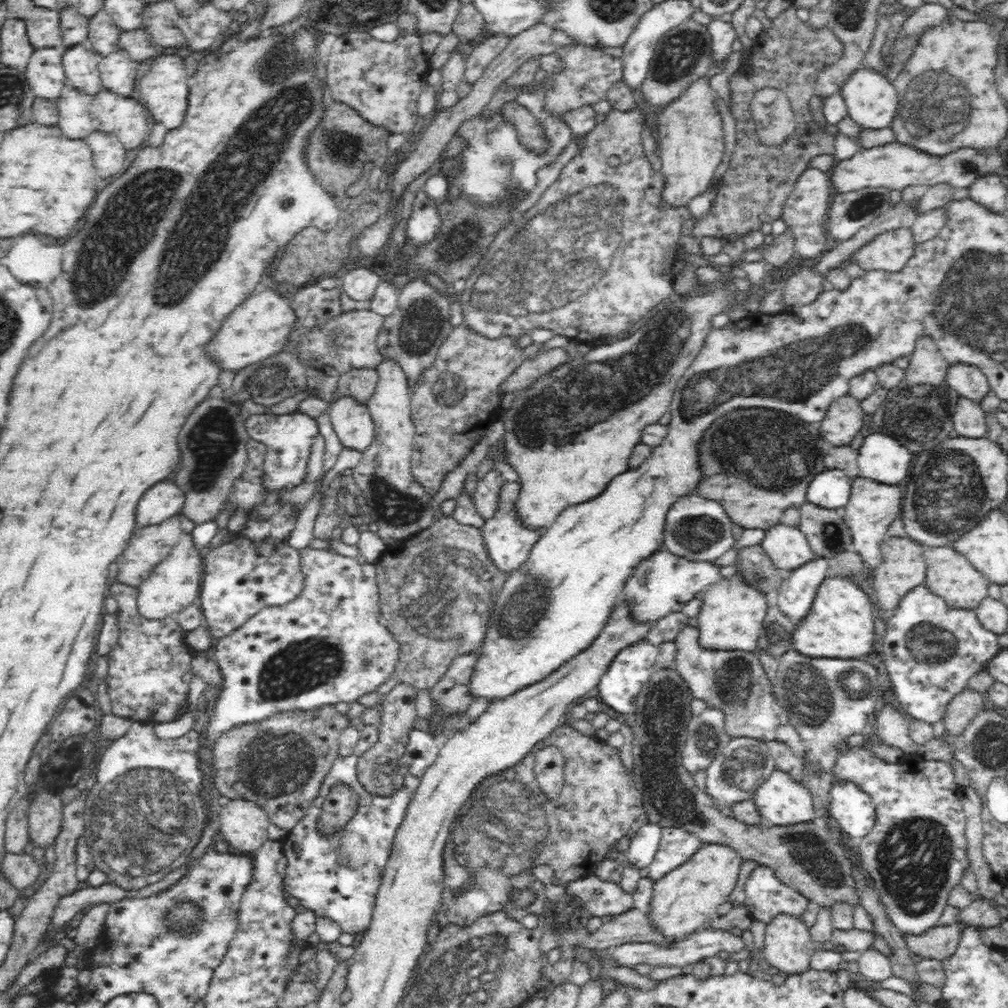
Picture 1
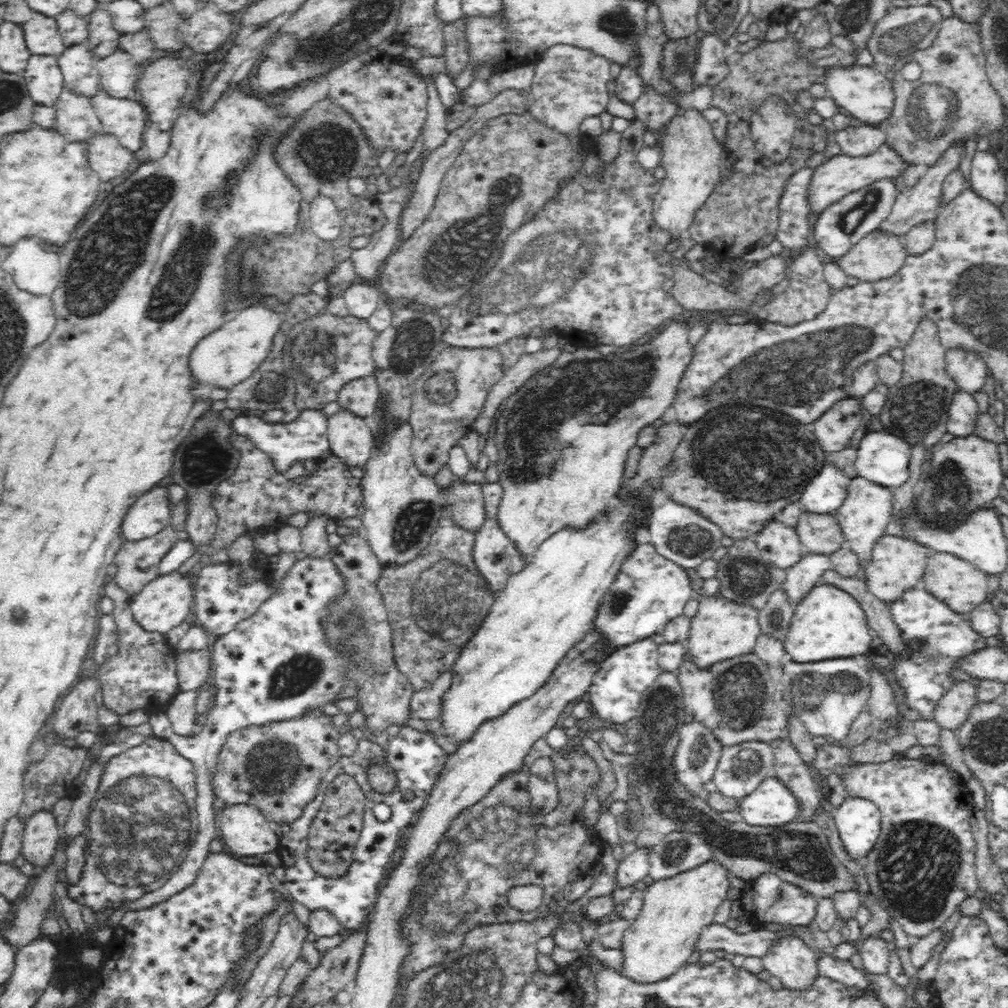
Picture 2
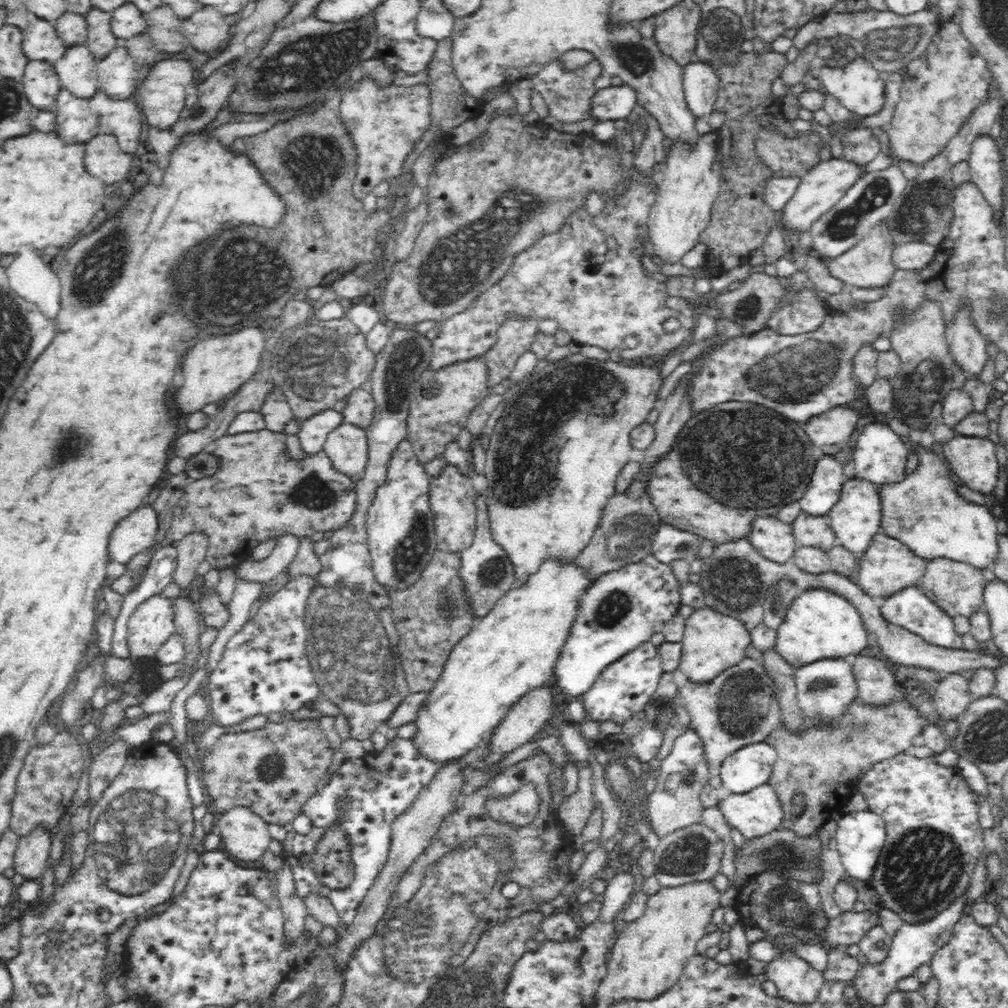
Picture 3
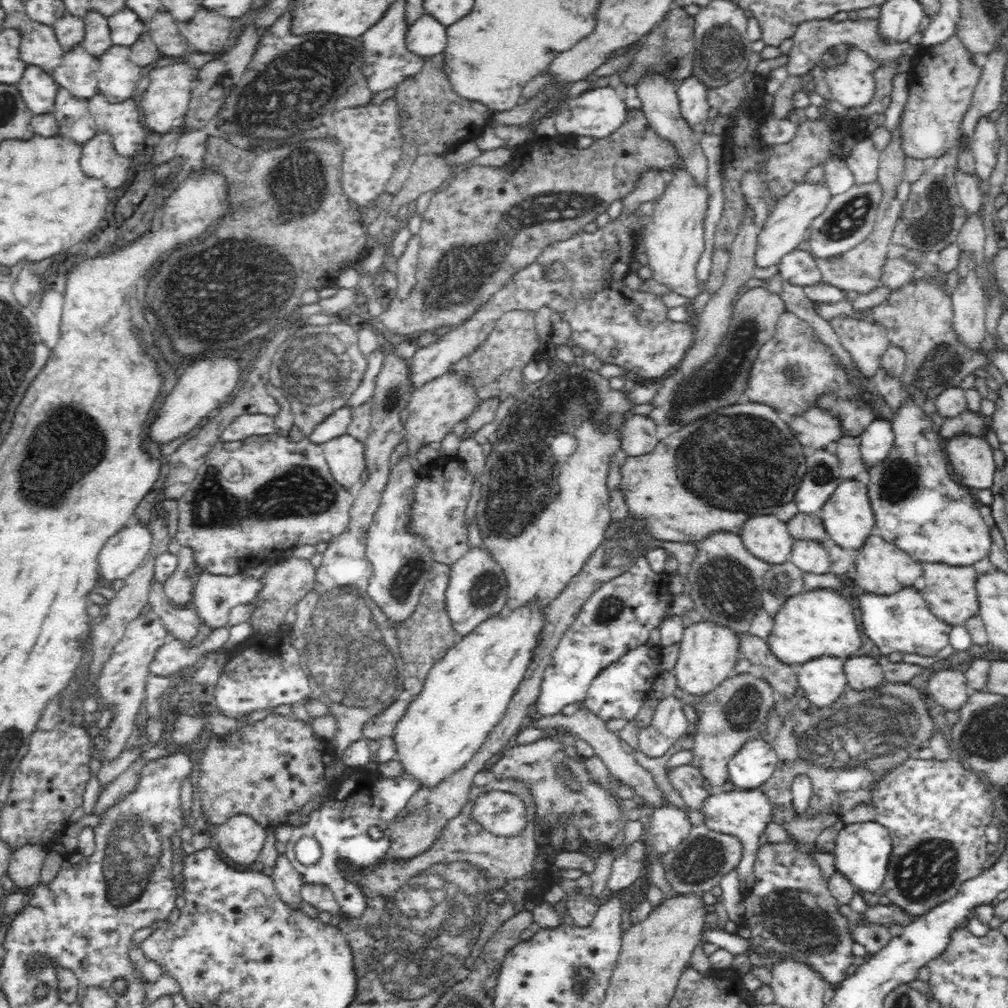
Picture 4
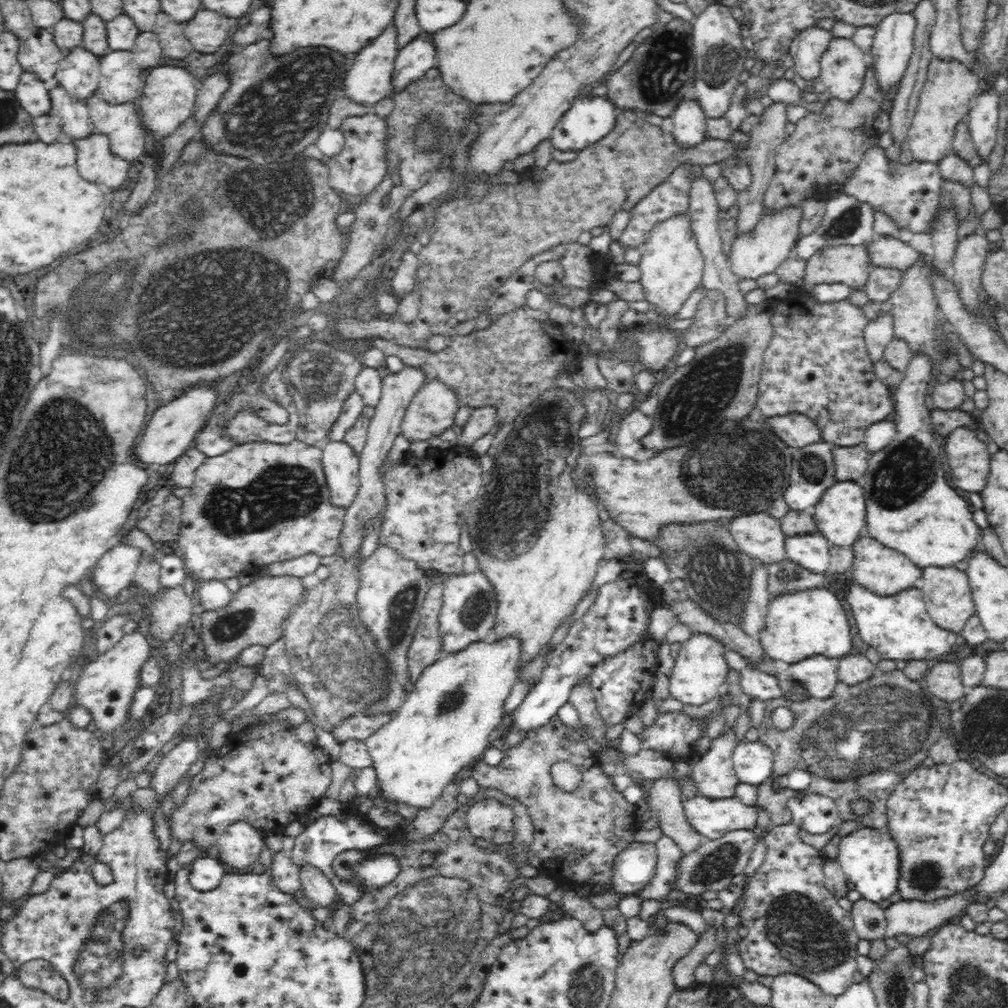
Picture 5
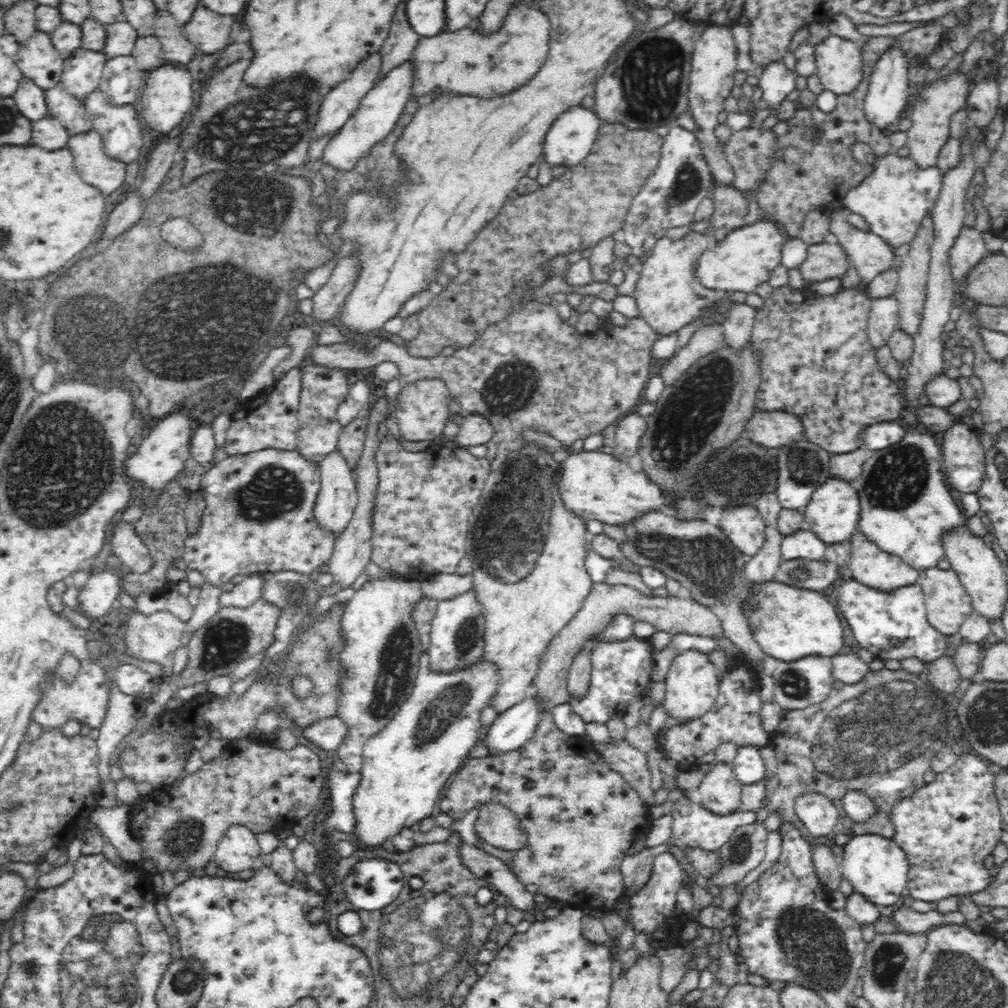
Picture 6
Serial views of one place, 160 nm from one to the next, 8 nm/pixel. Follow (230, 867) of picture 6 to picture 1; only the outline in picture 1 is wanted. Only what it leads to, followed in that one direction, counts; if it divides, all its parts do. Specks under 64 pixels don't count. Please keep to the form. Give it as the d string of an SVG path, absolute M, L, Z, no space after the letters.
M230 799L218 814L220 834L234 848L250 853L268 839L270 817L255 802Z

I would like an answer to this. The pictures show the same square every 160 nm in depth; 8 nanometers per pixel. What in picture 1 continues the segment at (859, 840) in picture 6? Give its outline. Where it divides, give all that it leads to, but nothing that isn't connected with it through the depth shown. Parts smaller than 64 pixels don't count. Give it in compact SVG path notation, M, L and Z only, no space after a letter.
M836 780L829 790L830 814L840 828L858 839L875 823L873 798L851 780Z

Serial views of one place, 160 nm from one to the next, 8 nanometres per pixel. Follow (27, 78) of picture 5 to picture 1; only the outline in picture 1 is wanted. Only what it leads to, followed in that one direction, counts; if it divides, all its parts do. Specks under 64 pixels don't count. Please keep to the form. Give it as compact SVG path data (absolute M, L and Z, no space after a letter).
M62 47L37 48L25 66L26 78L37 98L58 98L67 85Z

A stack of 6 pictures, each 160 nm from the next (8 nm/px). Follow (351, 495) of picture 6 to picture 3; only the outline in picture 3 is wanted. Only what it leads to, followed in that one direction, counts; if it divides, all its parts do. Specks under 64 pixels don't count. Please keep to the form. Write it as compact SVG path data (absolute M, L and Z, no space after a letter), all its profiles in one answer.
M343 420L327 434L323 450L336 470L351 477L362 475L369 458L366 429Z

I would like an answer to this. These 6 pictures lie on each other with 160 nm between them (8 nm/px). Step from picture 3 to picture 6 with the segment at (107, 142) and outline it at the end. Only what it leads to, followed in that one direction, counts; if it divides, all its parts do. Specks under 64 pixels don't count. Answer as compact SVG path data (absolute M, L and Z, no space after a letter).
M94 128L68 138L68 148L74 154L74 166L82 180L98 186L104 194L112 194L122 186L129 164L106 155L102 146L102 137Z

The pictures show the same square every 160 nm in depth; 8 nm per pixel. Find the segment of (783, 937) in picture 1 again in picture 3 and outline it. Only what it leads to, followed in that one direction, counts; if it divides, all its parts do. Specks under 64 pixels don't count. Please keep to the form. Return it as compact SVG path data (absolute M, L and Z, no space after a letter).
M786 949L768 962L765 975L778 988L778 996L806 1004L814 1002L824 986L823 973L816 971L811 964L792 949Z

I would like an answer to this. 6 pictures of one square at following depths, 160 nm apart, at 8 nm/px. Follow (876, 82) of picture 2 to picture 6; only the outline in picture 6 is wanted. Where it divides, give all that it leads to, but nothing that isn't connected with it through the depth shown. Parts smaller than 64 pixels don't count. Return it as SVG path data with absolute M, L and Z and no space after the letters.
M831 34L815 48L817 76L824 90L838 96L856 91L863 77L862 48L852 40Z

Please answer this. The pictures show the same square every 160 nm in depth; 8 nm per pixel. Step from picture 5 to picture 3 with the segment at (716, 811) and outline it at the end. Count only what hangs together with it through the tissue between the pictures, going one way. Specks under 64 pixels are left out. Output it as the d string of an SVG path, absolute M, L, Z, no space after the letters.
M770 784L757 786L746 794L727 793L718 807L731 828L736 828L746 839L757 838L758 835L763 836L771 830L778 829L784 820L782 803L778 799L776 789Z

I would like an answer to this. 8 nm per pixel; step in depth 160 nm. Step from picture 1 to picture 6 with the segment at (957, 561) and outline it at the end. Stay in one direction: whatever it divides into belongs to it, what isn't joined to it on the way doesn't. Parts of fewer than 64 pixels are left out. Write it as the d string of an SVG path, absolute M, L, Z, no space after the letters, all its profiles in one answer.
M936 567L922 569L915 584L924 593L928 623L941 634L948 636L957 634L964 619L973 612L971 596L964 588L957 572L952 569L942 570L942 568Z

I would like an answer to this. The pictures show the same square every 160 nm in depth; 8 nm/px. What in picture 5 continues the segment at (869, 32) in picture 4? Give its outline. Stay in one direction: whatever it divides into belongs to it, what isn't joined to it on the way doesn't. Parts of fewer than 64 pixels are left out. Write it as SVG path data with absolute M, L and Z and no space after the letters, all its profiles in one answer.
M818 26L802 30L790 44L789 52L794 60L790 73L796 73L800 78L811 82L820 77L820 60L832 40L835 38L831 30Z

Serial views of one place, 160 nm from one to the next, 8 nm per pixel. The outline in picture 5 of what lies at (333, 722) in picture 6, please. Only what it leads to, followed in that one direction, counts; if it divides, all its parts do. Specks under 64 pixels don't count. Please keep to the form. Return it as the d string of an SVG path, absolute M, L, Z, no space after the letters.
M380 711L379 713L364 713L346 718L340 726L332 730L332 735L339 743L351 740L365 741L376 733L382 726L388 724L394 716L394 711Z

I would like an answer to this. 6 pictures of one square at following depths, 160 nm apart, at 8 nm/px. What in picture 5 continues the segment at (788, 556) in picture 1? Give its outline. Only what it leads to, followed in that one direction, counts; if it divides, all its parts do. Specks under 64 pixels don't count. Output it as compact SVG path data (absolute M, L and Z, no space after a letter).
M754 514L751 516L737 517L727 526L733 535L738 549L760 564L782 563L787 559L786 534L782 531L780 519L768 514Z

